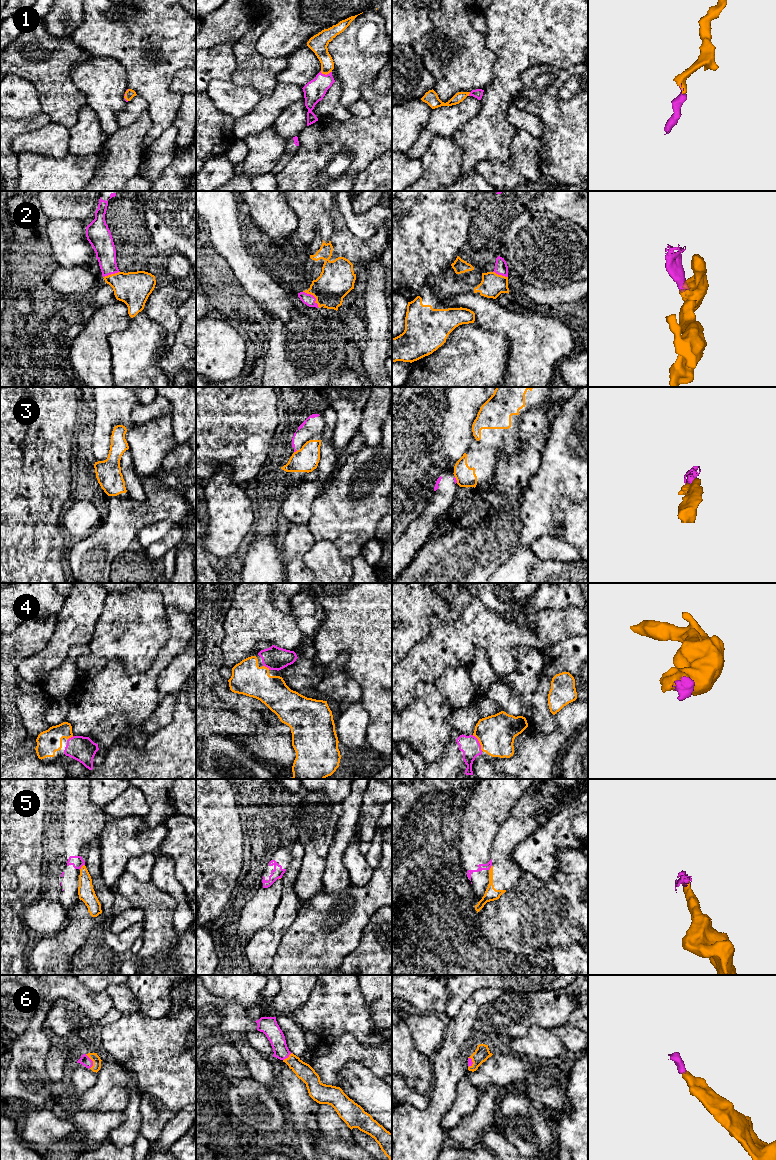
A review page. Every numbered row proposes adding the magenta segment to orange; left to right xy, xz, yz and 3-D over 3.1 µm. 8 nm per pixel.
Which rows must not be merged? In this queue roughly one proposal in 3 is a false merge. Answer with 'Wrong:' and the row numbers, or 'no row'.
Wrong: 3, 5

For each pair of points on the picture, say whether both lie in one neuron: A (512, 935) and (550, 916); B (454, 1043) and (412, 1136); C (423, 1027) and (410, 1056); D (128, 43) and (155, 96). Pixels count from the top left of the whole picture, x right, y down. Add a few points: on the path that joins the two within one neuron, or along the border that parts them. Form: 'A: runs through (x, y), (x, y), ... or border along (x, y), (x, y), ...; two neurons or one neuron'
A: runs through (521, 926), (531, 916), (541, 916); one neuron
B: runs through (449, 1066), (443, 1095), (434, 1113); one neuron
C: border along (406, 1023), (415, 1047), (430, 1059); two neurons
D: runs through (137, 56), (150, 69), (152, 83); one neuron

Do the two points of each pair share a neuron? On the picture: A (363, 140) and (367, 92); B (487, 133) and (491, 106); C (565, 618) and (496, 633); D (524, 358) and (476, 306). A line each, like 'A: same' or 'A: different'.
A: different
B: same
C: same
D: same

